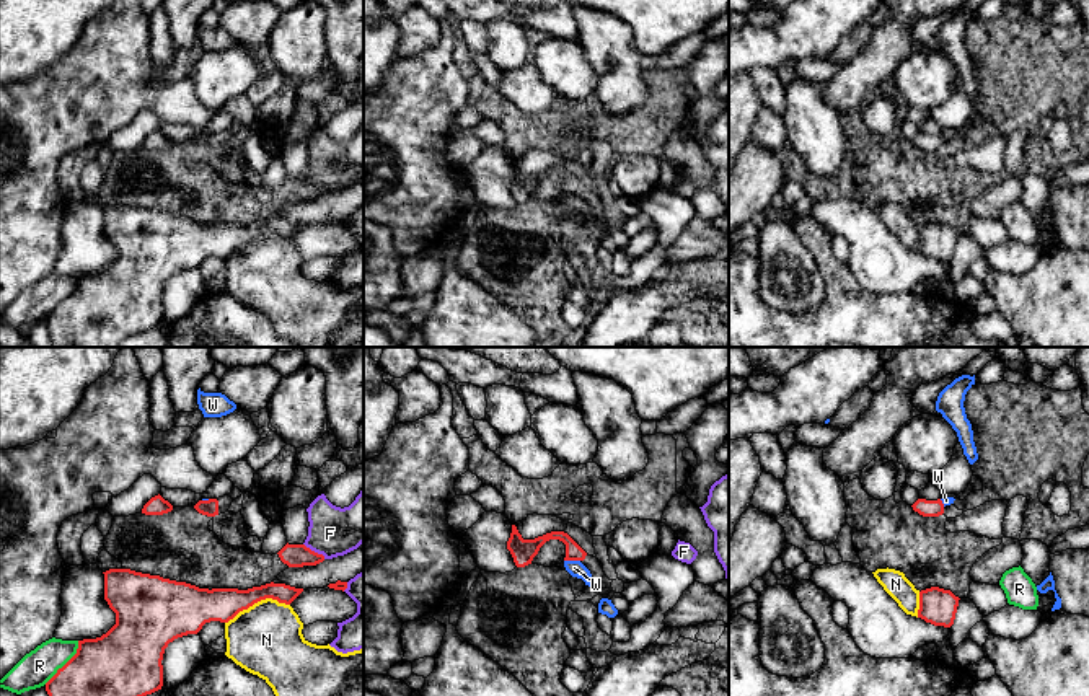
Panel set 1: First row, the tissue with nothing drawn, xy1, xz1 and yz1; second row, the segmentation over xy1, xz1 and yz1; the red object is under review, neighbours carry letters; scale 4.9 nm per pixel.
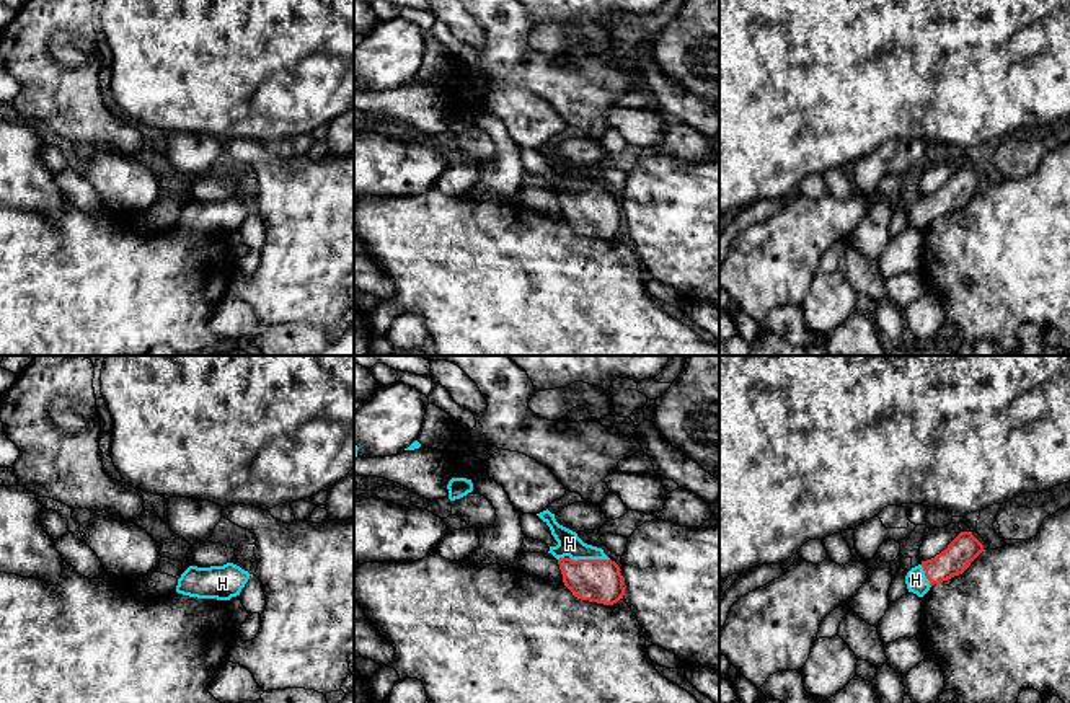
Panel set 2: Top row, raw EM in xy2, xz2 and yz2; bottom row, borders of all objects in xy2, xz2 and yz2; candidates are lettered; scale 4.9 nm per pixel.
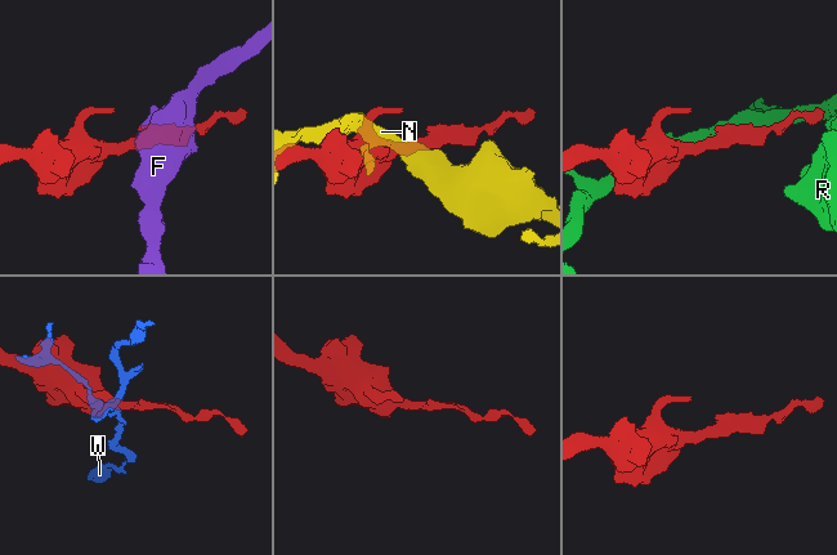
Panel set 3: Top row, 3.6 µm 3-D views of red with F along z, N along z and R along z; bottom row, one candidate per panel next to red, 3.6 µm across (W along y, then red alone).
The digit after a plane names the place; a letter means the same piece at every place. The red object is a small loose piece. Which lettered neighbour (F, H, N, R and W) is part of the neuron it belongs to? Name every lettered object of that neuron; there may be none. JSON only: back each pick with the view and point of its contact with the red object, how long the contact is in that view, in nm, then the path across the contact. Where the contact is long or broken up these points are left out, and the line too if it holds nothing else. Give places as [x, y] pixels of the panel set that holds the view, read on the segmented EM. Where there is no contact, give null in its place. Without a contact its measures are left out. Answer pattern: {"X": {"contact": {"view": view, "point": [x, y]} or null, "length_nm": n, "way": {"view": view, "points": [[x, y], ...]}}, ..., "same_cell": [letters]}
{"H": {"contact": {"view": "xz2", "point": [589, 560]}, "length_nm": 200, "way": {"view": "xz2", "points": [[601, 581], [589, 570], [589, 560], [570, 543]]}}, "same_cell": ["H"]}

